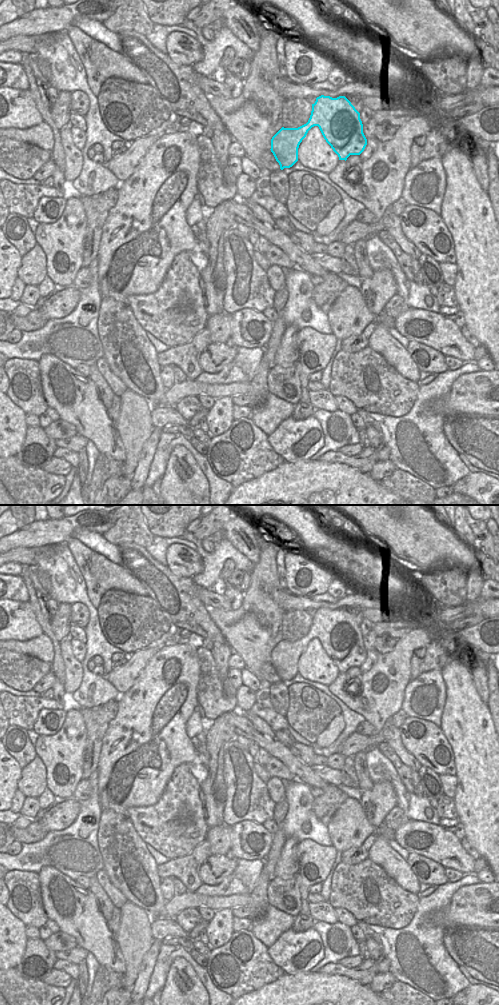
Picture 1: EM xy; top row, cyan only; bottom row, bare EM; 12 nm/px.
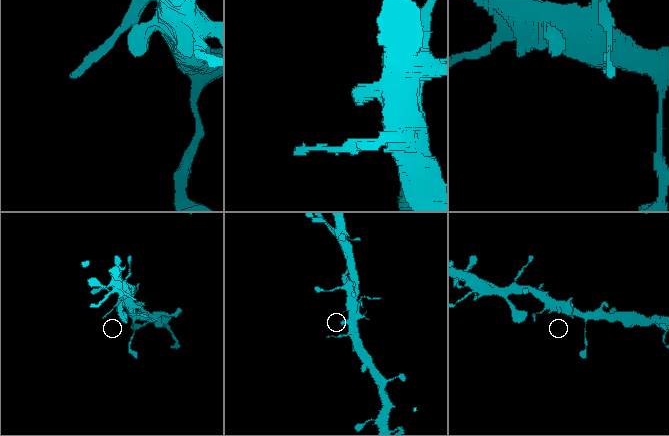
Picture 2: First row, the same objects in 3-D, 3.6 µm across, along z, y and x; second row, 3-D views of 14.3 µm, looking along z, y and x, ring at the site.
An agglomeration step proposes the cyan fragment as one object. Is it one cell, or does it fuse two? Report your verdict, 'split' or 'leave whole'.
leave whole

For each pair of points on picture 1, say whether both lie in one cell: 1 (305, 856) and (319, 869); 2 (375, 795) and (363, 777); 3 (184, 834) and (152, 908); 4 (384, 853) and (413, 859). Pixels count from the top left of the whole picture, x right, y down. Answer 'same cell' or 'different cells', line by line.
1: same cell
2: different cells
3: different cells
4: different cells

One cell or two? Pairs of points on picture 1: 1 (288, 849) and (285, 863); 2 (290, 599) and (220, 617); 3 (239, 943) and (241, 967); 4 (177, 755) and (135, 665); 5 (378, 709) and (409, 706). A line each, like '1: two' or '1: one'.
1: one
2: two
3: one
4: two
5: two

